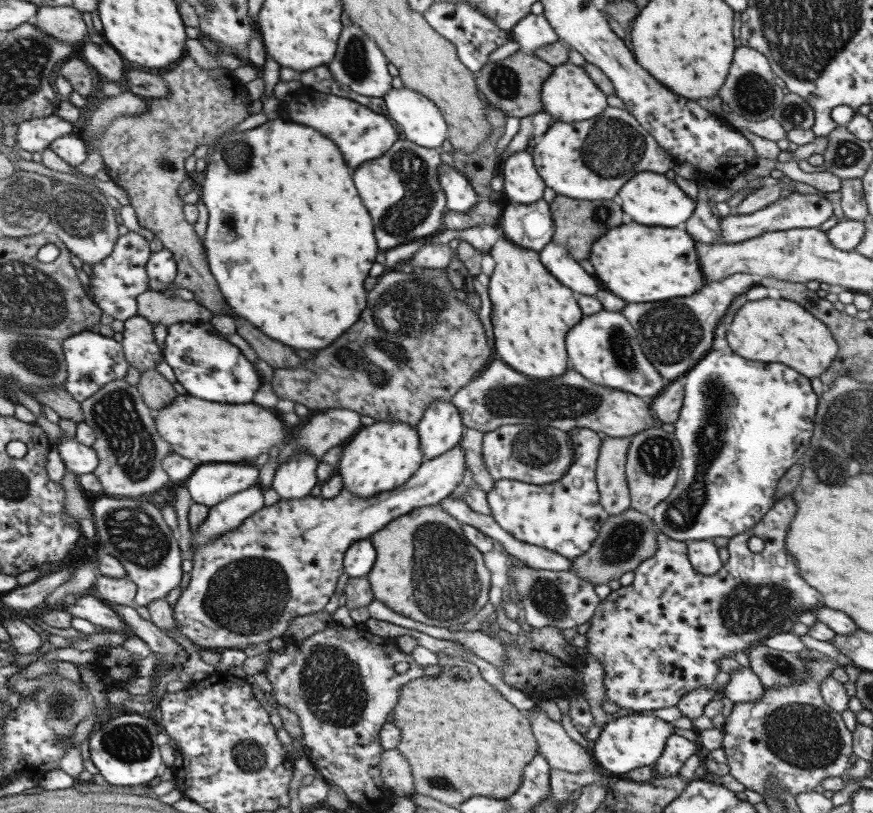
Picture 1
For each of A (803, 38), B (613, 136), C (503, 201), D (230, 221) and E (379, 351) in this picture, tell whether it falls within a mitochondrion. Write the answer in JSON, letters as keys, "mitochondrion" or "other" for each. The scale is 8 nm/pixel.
{"A":"mitochondrion","B":"mitochondrion","C":"other","D":"mitochondrion","E":"mitochondrion"}

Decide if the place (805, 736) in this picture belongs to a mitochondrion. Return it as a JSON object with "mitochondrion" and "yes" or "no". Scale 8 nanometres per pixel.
{"mitochondrion":"yes"}

